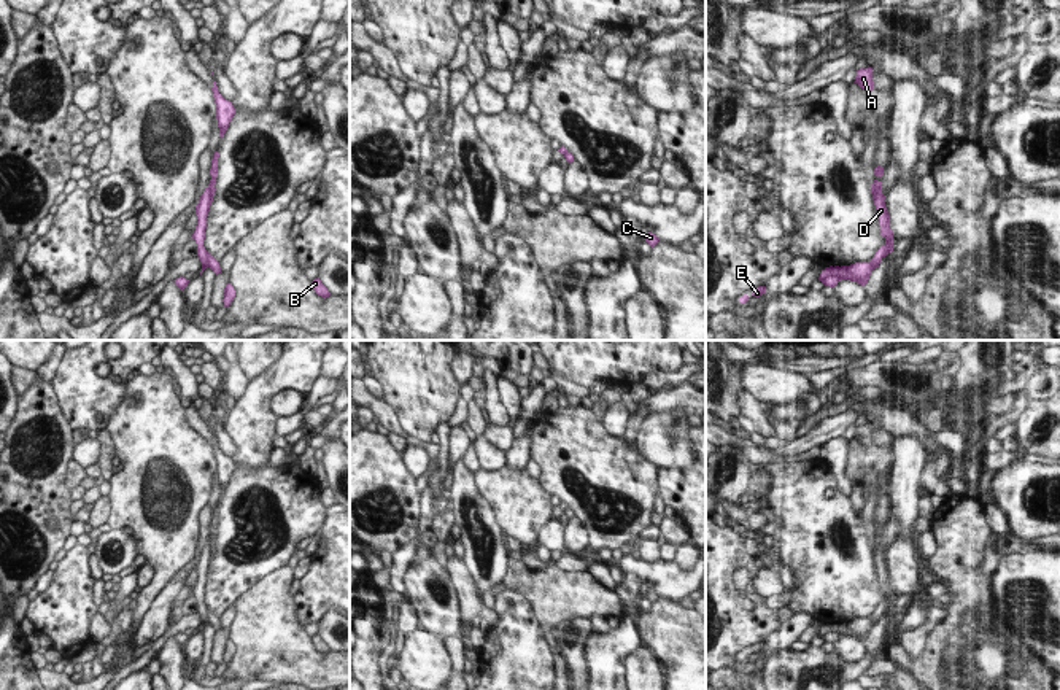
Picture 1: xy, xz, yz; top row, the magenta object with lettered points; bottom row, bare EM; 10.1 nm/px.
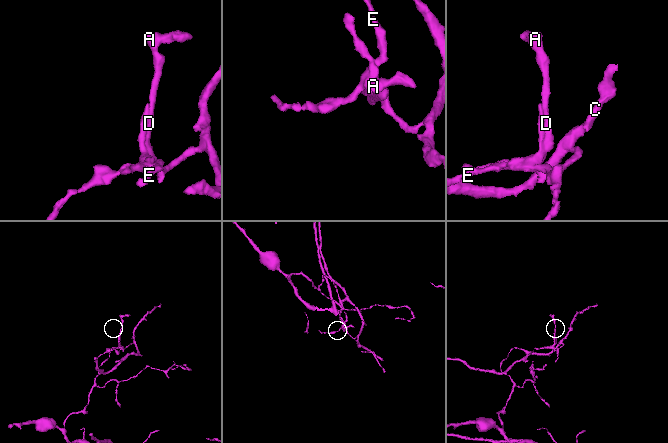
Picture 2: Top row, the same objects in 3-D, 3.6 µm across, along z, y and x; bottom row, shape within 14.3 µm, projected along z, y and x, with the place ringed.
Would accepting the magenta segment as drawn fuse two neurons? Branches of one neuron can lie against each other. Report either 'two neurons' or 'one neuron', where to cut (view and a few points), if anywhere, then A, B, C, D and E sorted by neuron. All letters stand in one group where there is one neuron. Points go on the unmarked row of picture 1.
two neurons | yz (846, 622), (851, 628), (870, 630) | A B C D / E

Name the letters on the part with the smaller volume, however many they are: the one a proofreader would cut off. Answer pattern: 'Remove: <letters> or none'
Remove: A, B, C, D

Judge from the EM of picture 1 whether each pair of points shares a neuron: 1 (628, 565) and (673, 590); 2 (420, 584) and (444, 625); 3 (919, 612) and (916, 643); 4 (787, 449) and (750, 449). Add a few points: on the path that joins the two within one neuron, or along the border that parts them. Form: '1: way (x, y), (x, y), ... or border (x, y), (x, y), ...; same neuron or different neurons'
1: way (639, 566), (661, 579); same neuron
2: way (428, 593), (441, 616); same neuron
3: border (935, 608), (925, 624), (905, 630), (898, 636); different neurons
4: border (812, 447), (793, 455), (779, 455), (774, 450); different neurons

